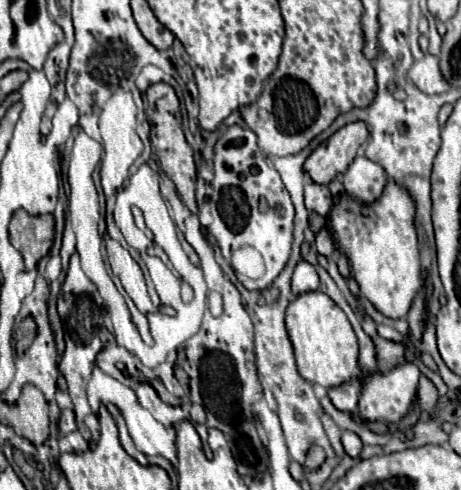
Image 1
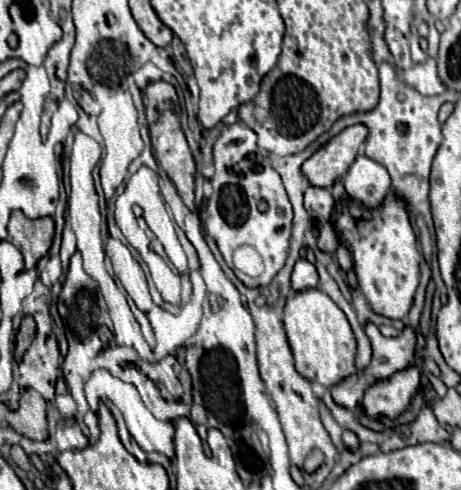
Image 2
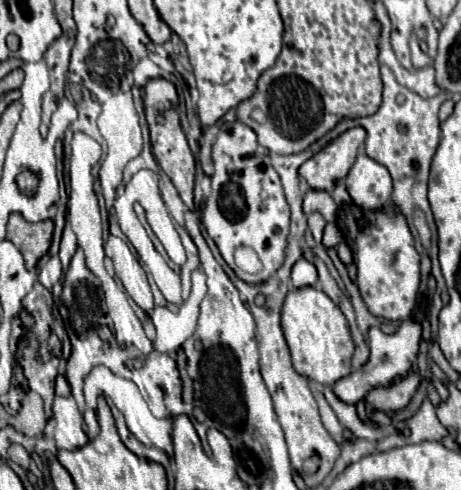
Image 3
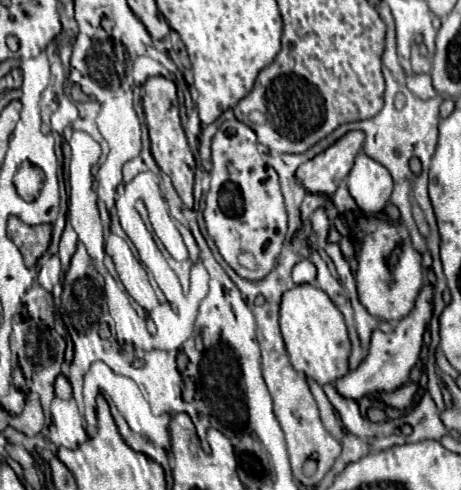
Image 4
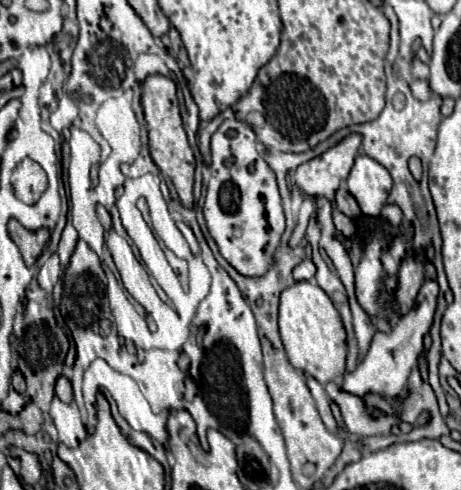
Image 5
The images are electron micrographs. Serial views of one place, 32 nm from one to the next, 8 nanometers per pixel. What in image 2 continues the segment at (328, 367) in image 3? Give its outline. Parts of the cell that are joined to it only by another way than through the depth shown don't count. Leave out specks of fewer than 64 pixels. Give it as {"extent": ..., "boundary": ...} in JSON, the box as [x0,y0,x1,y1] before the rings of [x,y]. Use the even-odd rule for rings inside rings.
{"extent":[284,288,356,386],"boundary":[[[316,288],[294,292],[284,306],[284,330],[292,348],[294,366],[306,380],[316,380],[324,386],[338,384],[354,372],[356,340],[344,312],[332,302],[330,296]]]}

